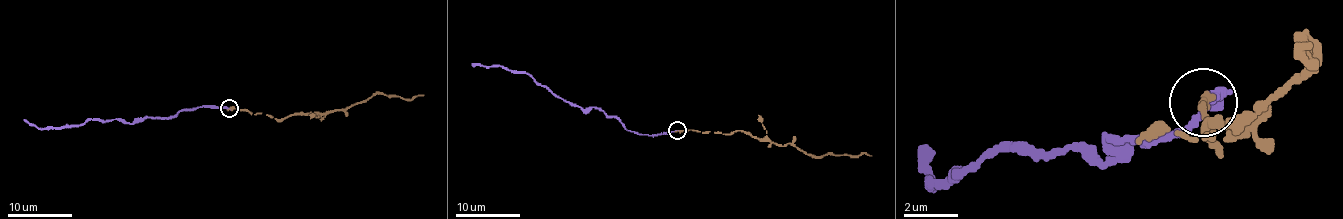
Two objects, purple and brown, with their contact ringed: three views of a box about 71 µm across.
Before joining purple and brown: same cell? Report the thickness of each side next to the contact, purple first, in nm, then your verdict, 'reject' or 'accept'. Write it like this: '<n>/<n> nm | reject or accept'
190/340 nm | accept

